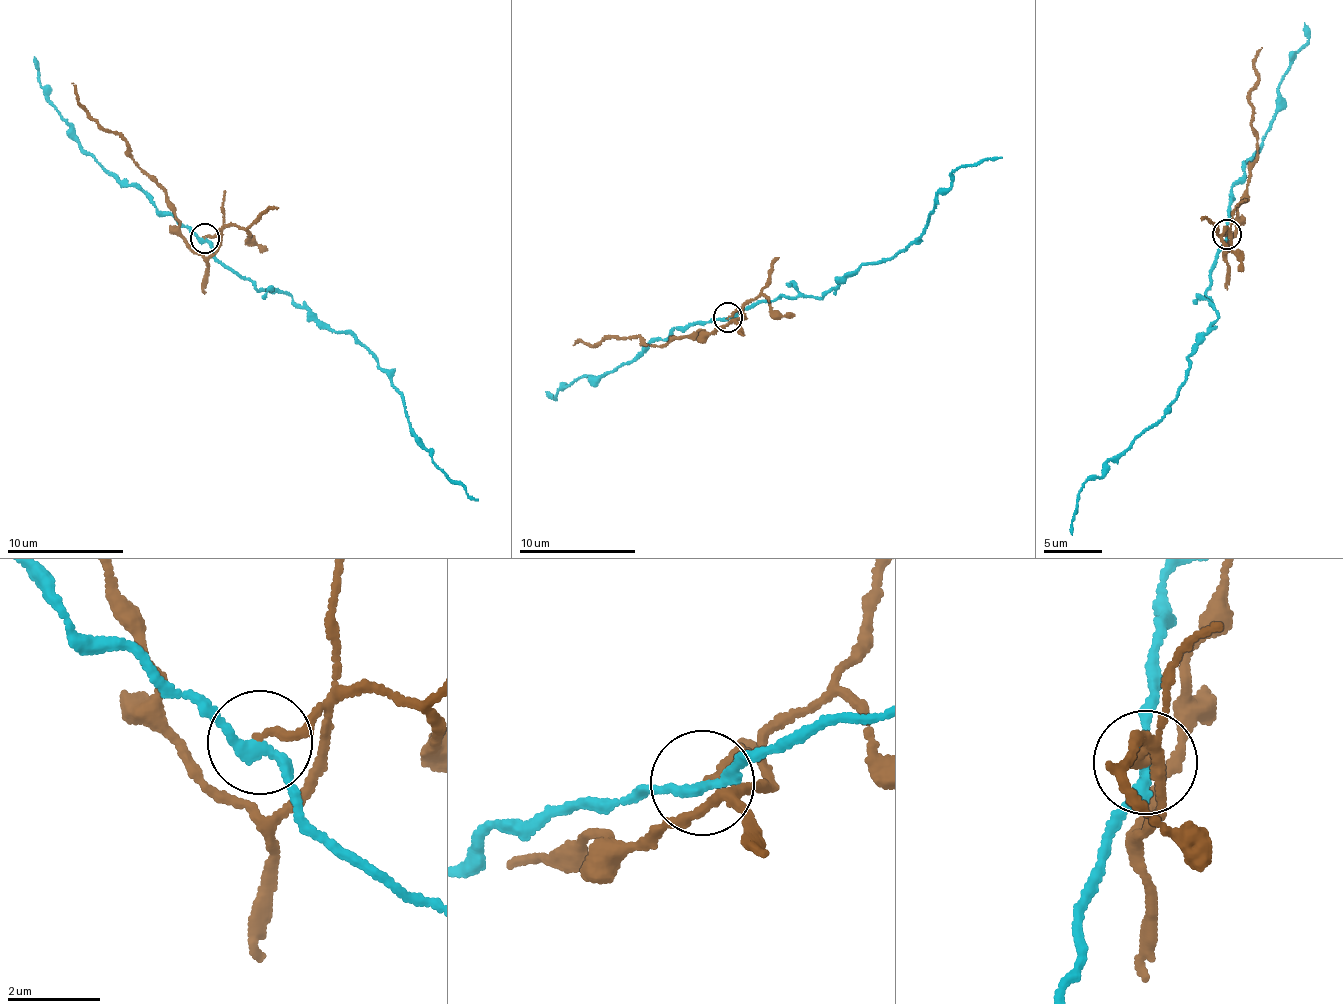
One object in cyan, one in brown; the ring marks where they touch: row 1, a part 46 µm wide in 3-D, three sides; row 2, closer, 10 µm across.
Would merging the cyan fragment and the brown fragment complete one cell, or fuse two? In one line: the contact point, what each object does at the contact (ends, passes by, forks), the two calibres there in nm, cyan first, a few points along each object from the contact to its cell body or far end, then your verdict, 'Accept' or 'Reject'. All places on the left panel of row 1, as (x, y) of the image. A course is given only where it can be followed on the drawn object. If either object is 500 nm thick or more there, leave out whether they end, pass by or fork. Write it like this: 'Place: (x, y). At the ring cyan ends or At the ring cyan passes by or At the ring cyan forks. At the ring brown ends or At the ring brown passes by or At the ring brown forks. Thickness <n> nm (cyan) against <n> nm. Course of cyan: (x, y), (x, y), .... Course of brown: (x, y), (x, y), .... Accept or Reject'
Place: (204, 238). At the ring cyan passes by. At the ring brown ends. Thickness 240 nm (cyan) against 160 nm. Course of cyan: (205, 238), (227, 267), (290, 296), (373, 355), (401, 394), (414, 436), (479, 501). Course of brown: (205, 238), (220, 237), (208, 257), (189, 247), (163, 189), (133, 158), (128, 147), (87, 111), (71, 82). Reject

